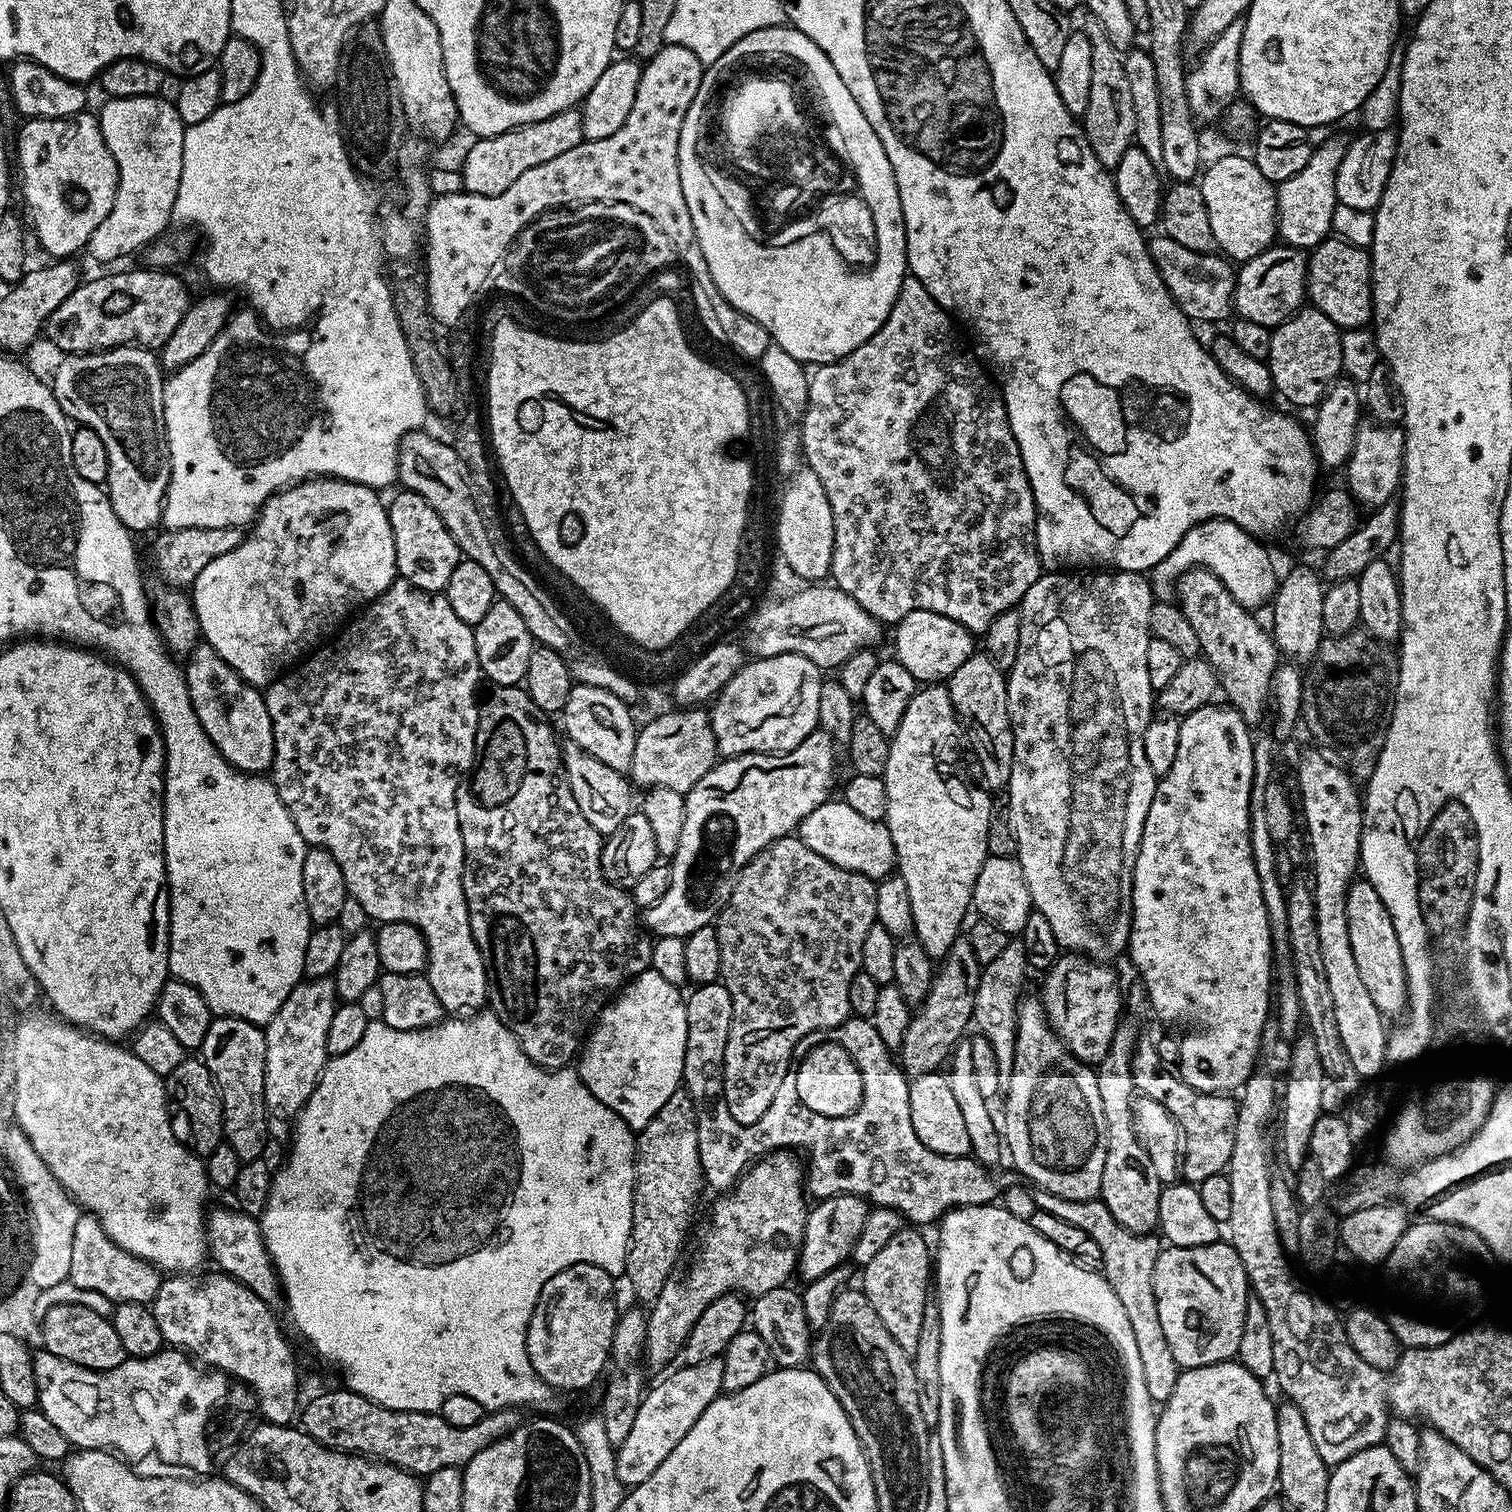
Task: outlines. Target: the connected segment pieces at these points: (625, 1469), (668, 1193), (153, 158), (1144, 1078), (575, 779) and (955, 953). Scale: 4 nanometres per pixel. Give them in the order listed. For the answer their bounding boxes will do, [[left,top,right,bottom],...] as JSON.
[[616,1359,722,1486],[624,1090,705,1302],[86,95,186,260],[1132,1035,1237,1185],[560,739,634,838],[898,934,982,1077]]

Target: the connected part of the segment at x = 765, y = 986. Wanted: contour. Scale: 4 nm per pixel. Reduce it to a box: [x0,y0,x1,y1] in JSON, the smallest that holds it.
[714,834,876,1123]

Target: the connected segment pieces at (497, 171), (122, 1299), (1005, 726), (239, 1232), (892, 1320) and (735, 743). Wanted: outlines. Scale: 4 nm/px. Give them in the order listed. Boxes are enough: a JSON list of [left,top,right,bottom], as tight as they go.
[[464,107,584,196],[68,1214,161,1305],[946,654,1014,789],[206,1207,285,1306],[862,1226,934,1354],[710,654,822,757]]

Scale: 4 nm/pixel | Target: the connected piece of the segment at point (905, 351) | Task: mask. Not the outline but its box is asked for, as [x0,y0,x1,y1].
[798,274,1042,634]

